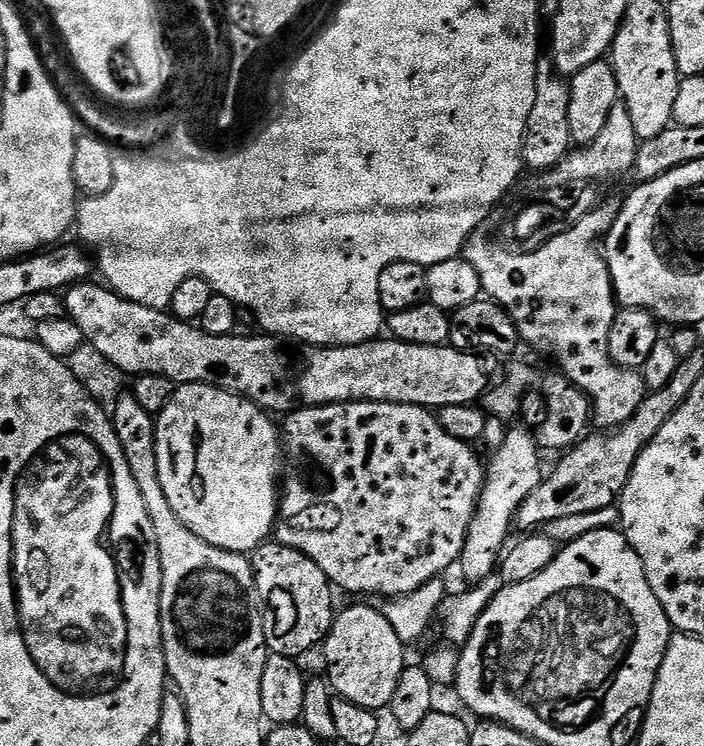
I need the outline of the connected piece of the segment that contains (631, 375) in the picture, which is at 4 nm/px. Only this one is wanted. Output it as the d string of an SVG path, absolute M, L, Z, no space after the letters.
M615 203L604 204L601 208L600 205L593 207L591 212L575 221L571 228L550 238L550 242L532 252L513 250L511 247L503 248L502 245L495 244L484 230L477 230L464 245L462 253L463 259L468 260L470 266L474 266L474 270L478 270L481 289L515 322L516 329L520 331L521 341L527 347L529 344L540 352L549 352L560 363L559 371L588 395L595 423L600 423L604 427L601 429L604 430L615 430L621 424L625 424L646 399L643 375L639 371L616 364L608 349L610 330L614 326L614 318L618 311L618 301L616 291L612 289L612 275L608 269L608 262L598 245L612 229L617 211Z

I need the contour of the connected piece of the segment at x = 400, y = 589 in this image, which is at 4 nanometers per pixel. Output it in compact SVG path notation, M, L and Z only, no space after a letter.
M353 400L350 404L320 404L317 408L299 408L296 412L287 413L285 424L282 424L282 444L286 449L286 475L282 480L282 495L280 497L280 507L276 518L276 526L274 529L275 543L285 544L294 550L298 550L302 554L306 554L316 563L322 570L322 574L326 574L326 578L337 589L340 588L344 592L357 592L357 597L368 598L364 596L384 596L383 598L395 598L397 596L405 596L411 592L417 592L423 584L443 577L444 571L448 567L455 565L462 554L462 546L464 545L464 535L468 533L470 522L476 513L476 504L480 501L480 495L484 489L484 481L486 479L485 461L480 461L478 457L472 453L473 445L471 443L459 440L451 436L439 422L439 419L429 409L419 408L416 404L387 404L386 402L378 402L377 400Z

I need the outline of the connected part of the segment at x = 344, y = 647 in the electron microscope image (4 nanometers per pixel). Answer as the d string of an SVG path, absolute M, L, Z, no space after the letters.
M356 602L353 608L337 615L322 645L328 663L326 679L337 697L346 699L359 708L387 709L394 698L398 678L402 678L406 661L406 645L394 632L394 626L384 617L379 607L367 608L367 603Z

